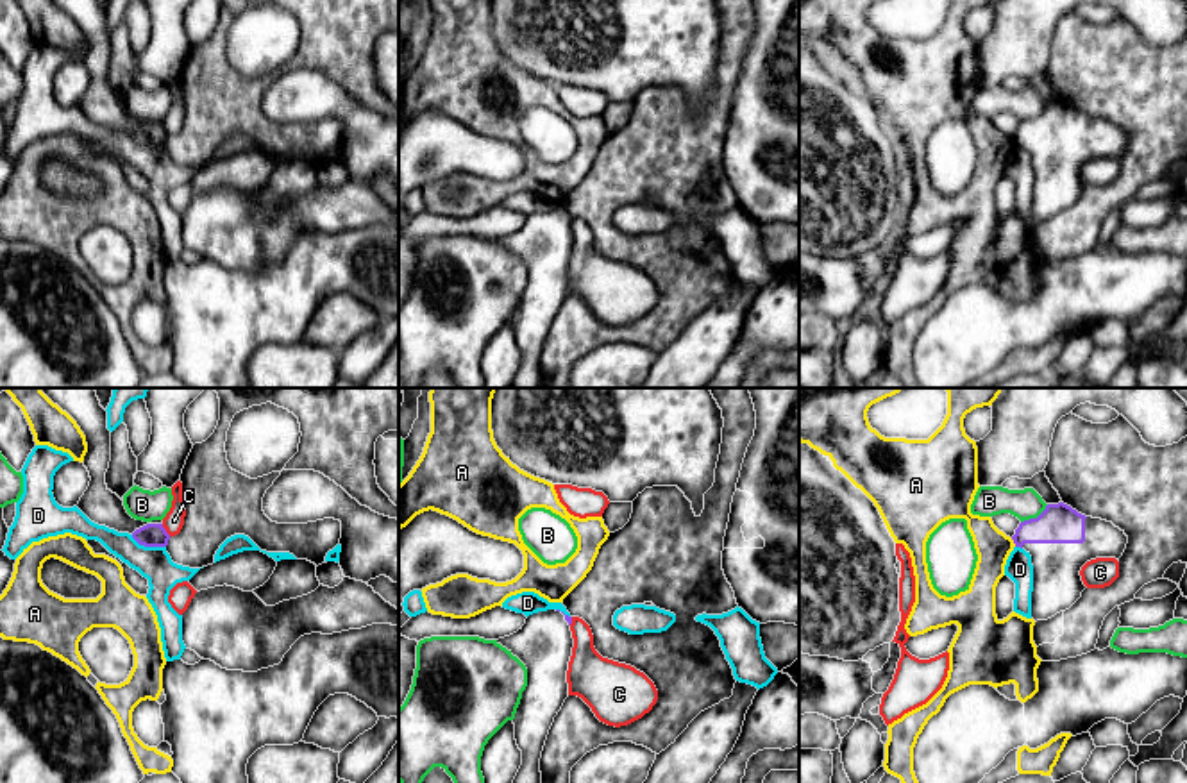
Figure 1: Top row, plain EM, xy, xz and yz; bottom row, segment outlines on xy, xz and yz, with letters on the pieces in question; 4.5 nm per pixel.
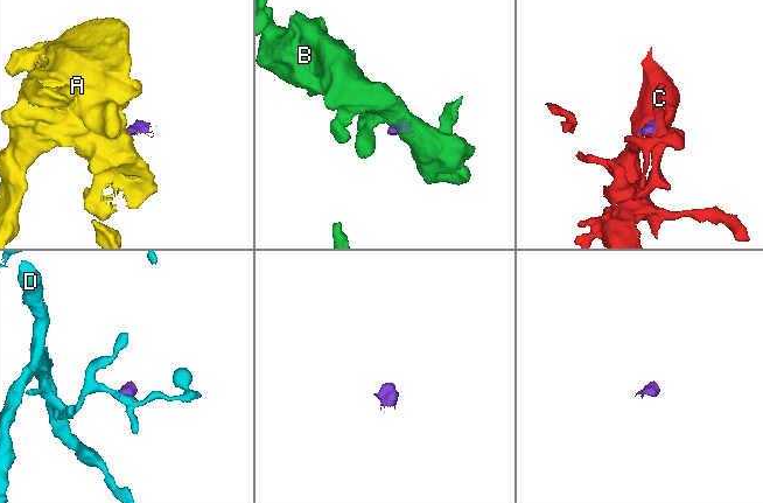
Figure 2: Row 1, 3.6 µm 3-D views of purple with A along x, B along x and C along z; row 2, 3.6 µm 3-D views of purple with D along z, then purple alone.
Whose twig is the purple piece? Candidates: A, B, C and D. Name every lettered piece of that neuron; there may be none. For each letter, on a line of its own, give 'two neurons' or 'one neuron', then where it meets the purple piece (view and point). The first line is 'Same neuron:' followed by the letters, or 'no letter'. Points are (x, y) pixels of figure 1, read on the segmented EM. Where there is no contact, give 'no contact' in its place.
Same neuron: no letter
A: two neurons; meets purple in yz at (1014, 542)
B: two neurons; meets purple in yz at (1034, 519)
C: two neurons; meets purple in xy at (165, 530)
D: two neurons; meets purple in xy at (149, 546)

